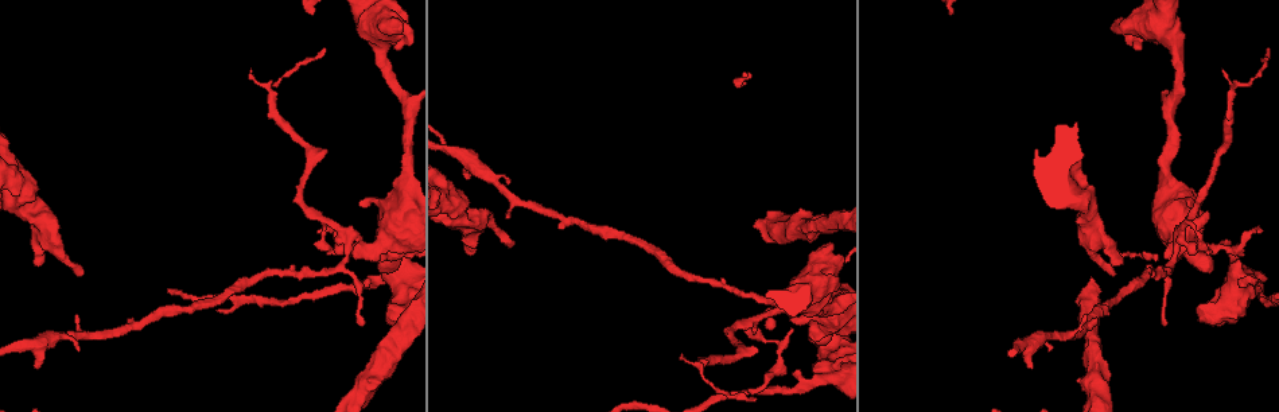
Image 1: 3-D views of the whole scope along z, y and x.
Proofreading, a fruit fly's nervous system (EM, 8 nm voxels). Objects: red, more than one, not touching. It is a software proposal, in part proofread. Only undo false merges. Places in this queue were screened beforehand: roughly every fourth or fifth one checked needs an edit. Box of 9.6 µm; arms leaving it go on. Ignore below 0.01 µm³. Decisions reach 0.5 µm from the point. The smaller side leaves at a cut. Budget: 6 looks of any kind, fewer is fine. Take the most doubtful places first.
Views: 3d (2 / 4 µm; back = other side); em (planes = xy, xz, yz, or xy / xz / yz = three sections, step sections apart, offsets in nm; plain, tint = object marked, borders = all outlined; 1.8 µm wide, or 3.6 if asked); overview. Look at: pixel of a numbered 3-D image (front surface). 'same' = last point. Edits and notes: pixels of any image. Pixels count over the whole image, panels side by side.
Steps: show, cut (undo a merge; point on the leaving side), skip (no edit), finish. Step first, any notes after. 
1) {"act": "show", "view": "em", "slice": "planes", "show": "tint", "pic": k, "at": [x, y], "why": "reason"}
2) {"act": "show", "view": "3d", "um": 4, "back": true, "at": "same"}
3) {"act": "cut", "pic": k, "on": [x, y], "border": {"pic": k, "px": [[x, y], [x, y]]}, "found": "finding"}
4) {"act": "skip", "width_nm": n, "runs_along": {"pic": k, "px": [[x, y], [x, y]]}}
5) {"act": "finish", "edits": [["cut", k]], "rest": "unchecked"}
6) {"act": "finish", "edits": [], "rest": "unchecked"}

{"act": "show", "view": "em", "slice": "xz", "step": 4, "show": "tint", "pic": 1, "at": [452, 210], "why": "abrupt turn"}

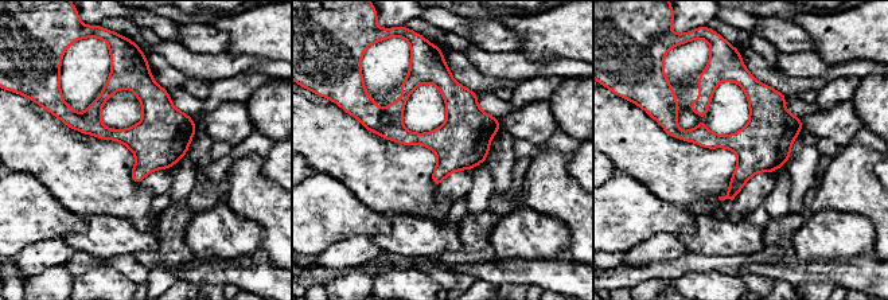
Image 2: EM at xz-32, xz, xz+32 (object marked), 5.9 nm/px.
{"act": "show", "view": "em", "slice": "planes", "show": "borders", "at": "same"}

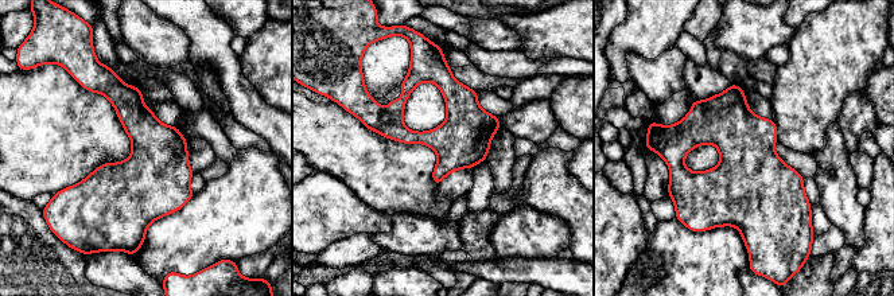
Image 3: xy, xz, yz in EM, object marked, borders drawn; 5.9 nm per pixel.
{"act": "skip", "width_nm": 320, "found": "all the same neuron"}

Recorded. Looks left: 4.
{"act": "show", "view": "3d", "um": 4, "pic": 1, "at": [1181, 204], "why": "calibre changes"}

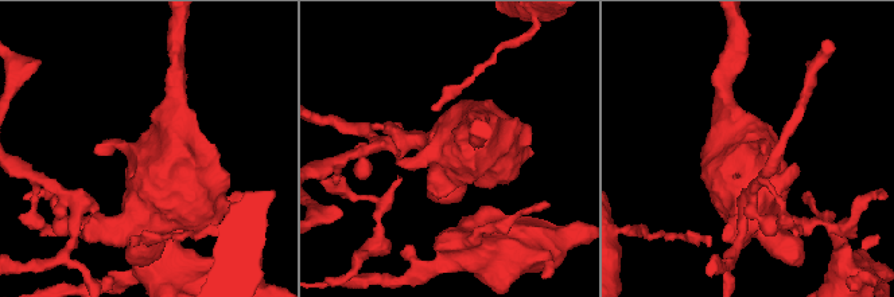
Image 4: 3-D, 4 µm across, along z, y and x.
{"act": "show", "view": "em", "um": 3.6, "slice": "planes", "show": "tint", "pic": 4, "at": [138, 152]}

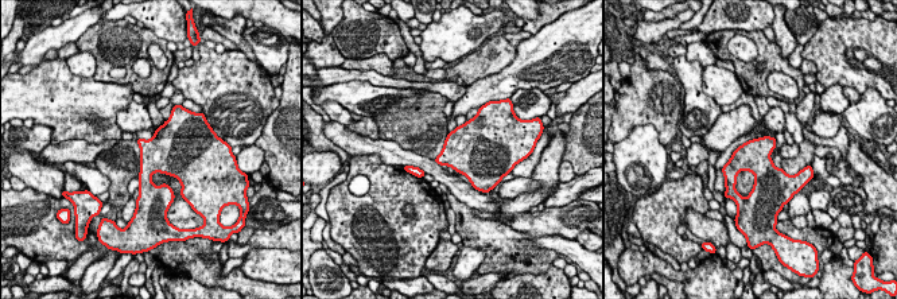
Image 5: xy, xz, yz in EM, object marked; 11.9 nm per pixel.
{"act": "skip", "found": "one neuron here"}

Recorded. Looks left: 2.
{"act": "show", "view": "em", "slice": "planes", "show": "tint", "pic": 1, "at": [40, 345], "why": "thick turns thin"}

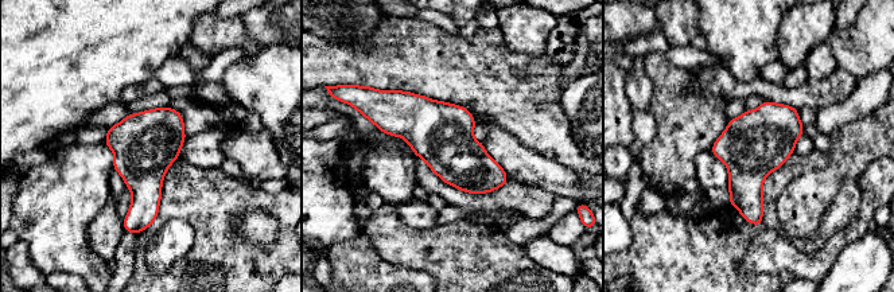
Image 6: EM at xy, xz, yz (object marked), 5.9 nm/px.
{"act": "skip", "width_nm": 380, "found": "continuous, no second neuron"}

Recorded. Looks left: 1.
{"act": "finish", "edits": [], "rest": "unchecked"}

